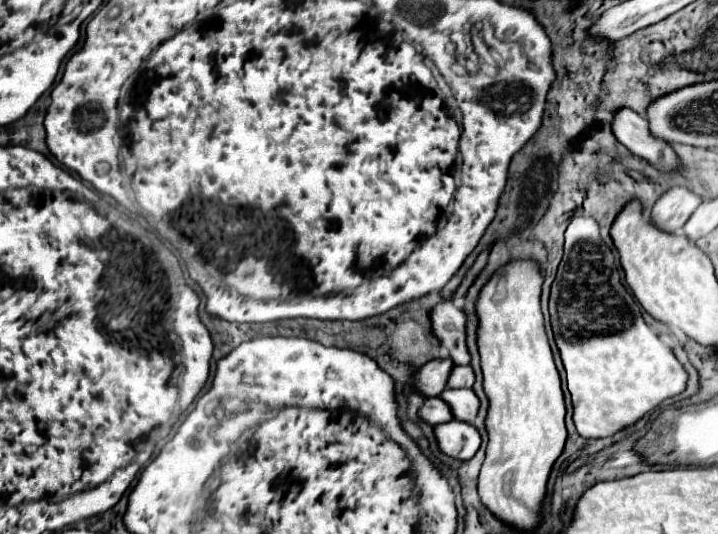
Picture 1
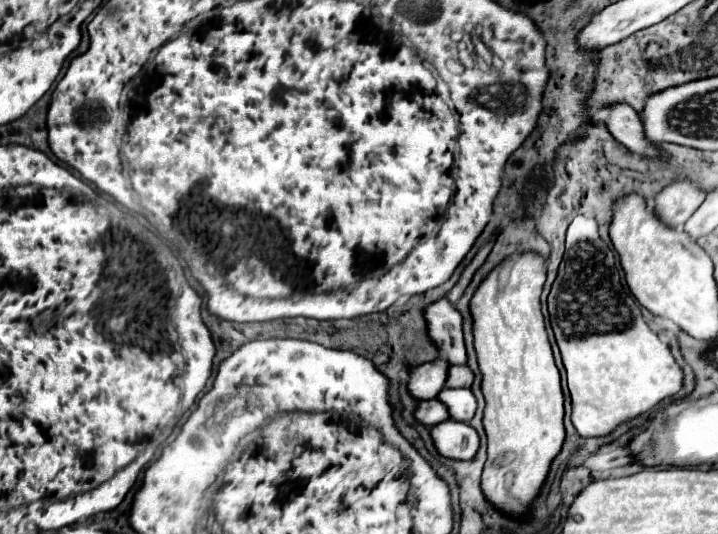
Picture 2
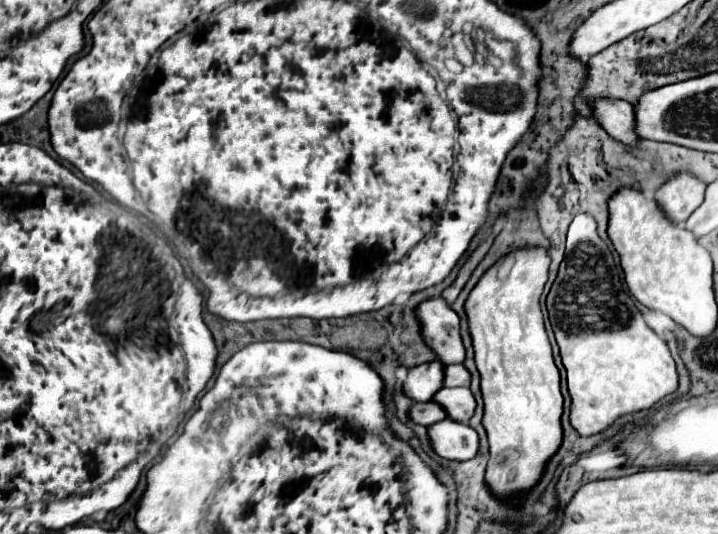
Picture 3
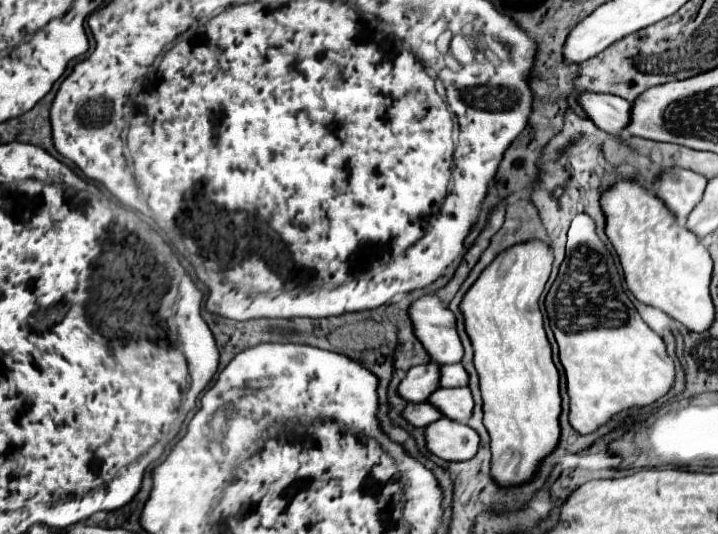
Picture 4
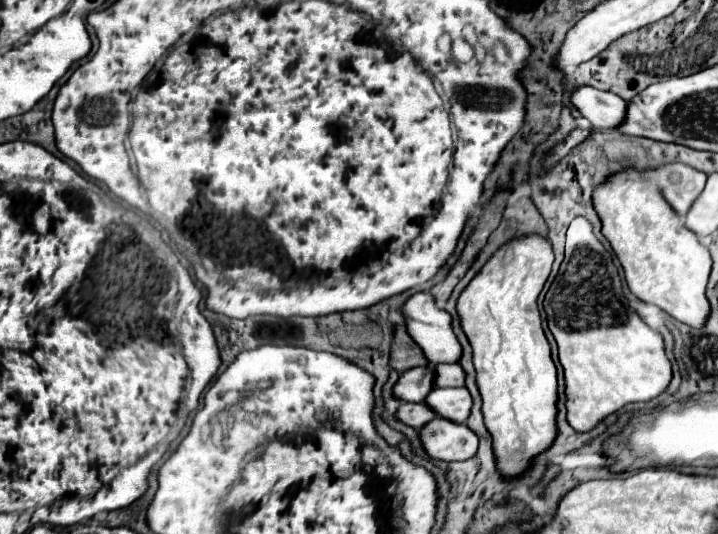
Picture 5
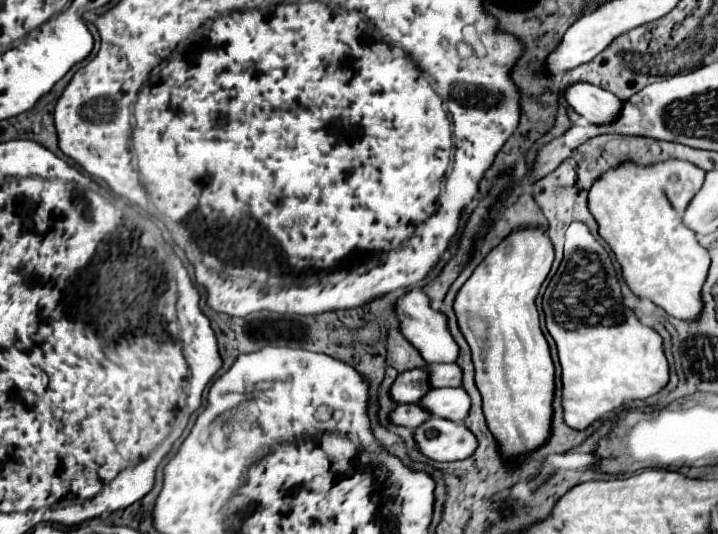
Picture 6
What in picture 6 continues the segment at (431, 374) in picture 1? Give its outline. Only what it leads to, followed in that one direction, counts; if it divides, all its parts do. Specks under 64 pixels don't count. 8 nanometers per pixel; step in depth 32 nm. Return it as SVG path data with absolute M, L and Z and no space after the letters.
M414 368L408 372L402 372L396 382L390 388L390 396L394 402L420 402L428 386L428 370L426 368Z

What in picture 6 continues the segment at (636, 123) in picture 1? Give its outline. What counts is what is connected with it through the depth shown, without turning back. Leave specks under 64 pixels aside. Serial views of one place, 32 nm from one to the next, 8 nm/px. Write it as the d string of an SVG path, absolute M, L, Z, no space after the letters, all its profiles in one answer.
M578 82L566 90L568 104L590 124L610 124L620 114L620 98L598 86Z

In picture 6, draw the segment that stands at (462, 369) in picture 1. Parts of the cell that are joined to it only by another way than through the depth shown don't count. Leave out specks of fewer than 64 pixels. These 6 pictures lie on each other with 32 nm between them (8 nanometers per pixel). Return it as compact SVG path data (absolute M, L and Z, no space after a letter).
M428 364L430 374L430 386L442 388L442 386L462 386L462 370L458 364Z

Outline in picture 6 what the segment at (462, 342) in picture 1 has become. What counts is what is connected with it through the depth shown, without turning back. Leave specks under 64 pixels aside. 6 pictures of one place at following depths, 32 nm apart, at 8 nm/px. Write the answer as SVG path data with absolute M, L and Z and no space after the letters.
M414 288L406 296L402 296L396 304L396 312L400 316L400 328L402 328L404 336L412 342L414 348L418 348L418 352L422 354L422 358L428 364L454 362L458 358L460 348L458 348L456 340L452 338L452 334L448 332L448 316L444 316L444 312L440 312L440 310L434 310L430 304L430 298L422 290Z

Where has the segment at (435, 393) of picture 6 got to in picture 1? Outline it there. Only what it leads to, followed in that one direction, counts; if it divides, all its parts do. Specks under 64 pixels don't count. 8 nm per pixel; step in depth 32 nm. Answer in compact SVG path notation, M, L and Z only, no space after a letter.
M446 388L440 394L440 398L444 398L444 402L452 408L452 414L456 416L456 420L462 420L462 422L474 422L476 420L480 400L472 390L450 390L450 388Z

